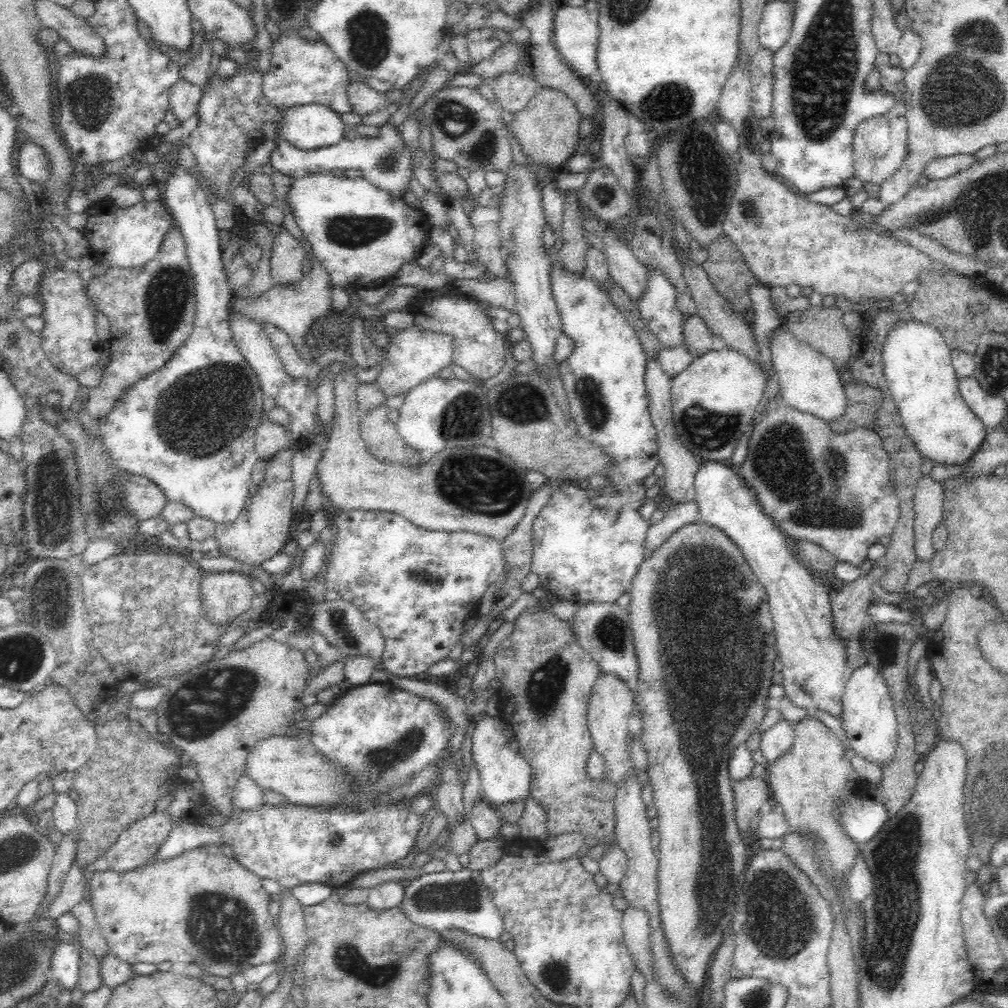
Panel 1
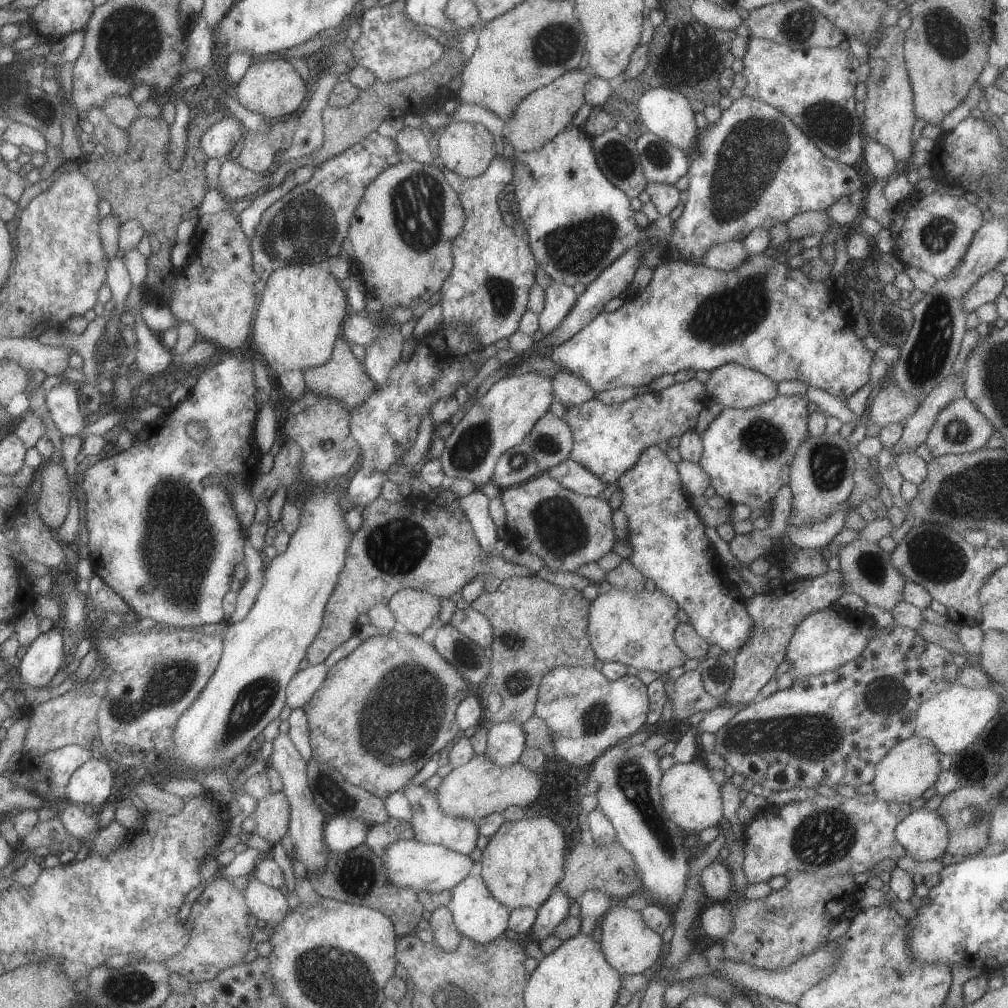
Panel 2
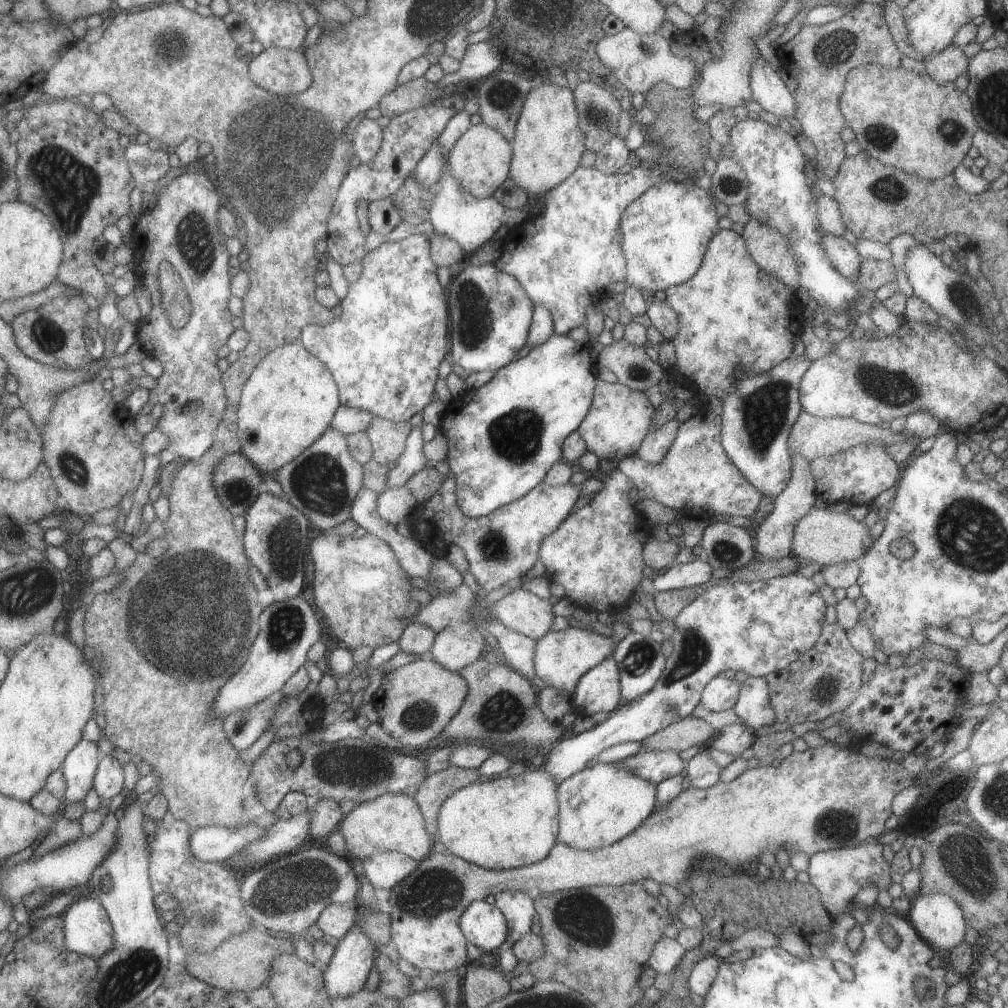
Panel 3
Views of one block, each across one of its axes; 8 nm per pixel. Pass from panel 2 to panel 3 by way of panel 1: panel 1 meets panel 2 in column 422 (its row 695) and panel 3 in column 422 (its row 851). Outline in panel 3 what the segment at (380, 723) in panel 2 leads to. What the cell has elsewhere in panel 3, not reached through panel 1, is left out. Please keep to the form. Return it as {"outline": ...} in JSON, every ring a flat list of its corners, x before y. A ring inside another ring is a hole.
{"outline":[[408,658,403,660,400,667,384,673,370,703,377,712,377,722,382,730,400,742,404,750,414,749,441,736,447,722,463,704,467,689,467,682,458,672,443,668,432,658]]}

